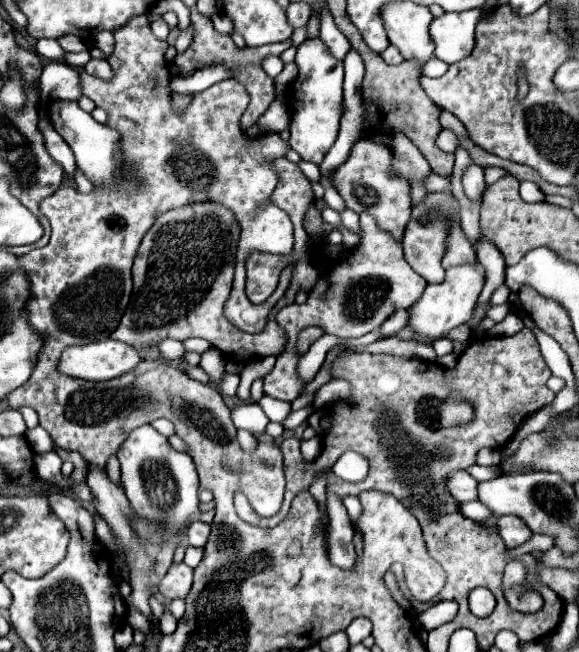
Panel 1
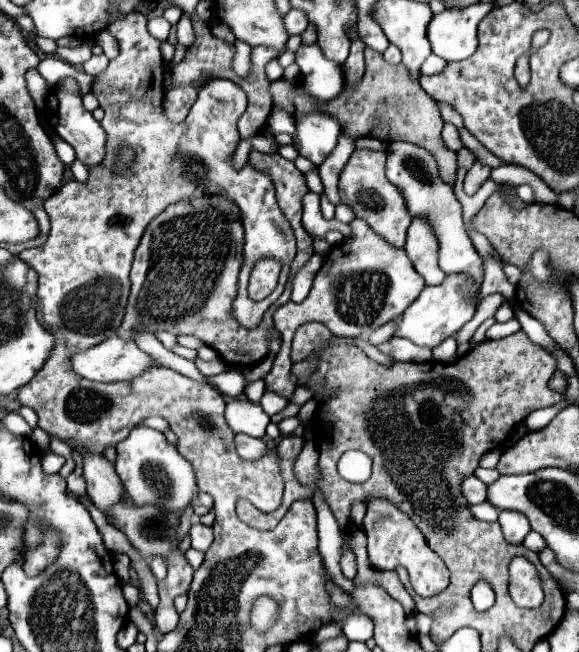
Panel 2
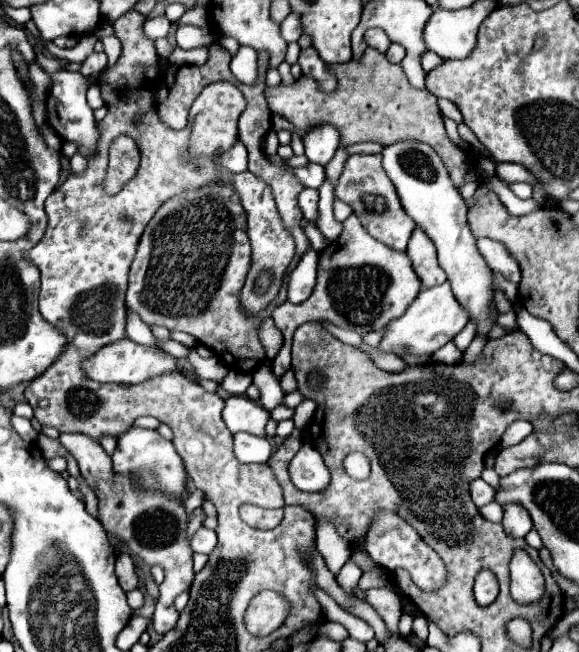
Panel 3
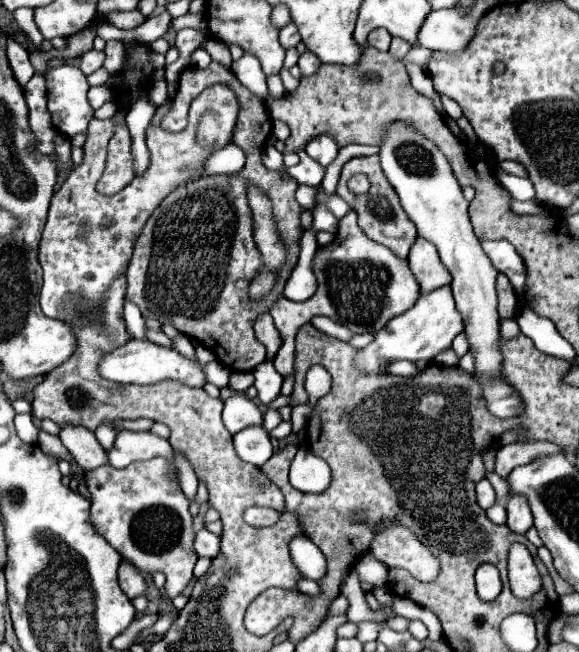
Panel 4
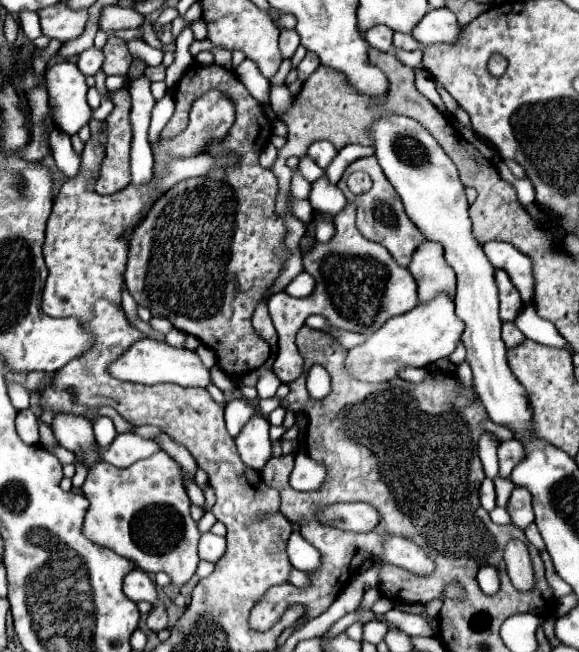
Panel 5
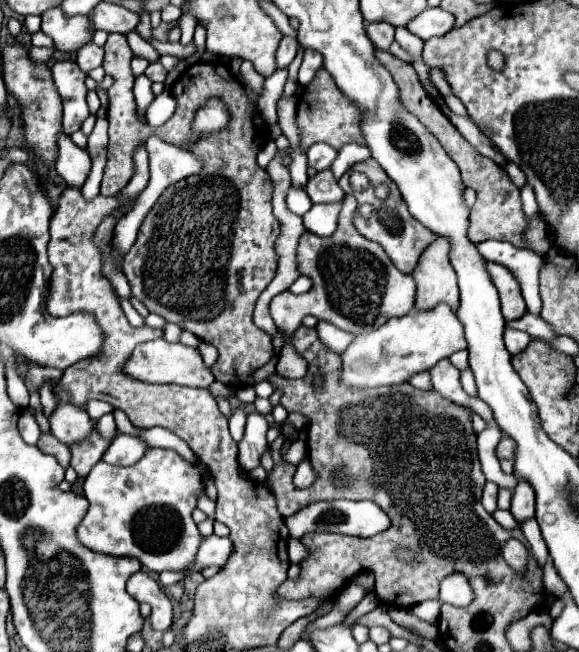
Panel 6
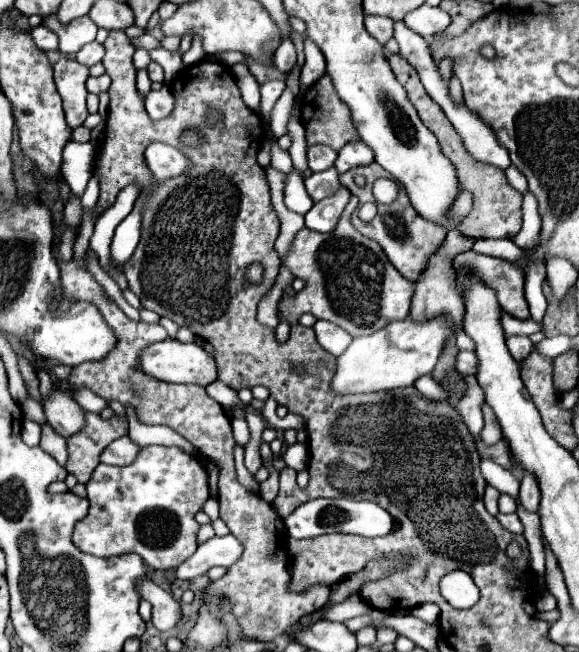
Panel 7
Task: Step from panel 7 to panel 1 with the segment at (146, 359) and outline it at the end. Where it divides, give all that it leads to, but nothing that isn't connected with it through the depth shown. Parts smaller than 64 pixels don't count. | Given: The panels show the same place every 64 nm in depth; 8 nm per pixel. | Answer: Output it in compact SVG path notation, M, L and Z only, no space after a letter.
M106 338L84 346L68 346L58 360L58 372L62 372L64 376L96 382L96 380L110 380L112 376L122 376L124 372L130 372L138 362L140 362L140 354L132 346Z

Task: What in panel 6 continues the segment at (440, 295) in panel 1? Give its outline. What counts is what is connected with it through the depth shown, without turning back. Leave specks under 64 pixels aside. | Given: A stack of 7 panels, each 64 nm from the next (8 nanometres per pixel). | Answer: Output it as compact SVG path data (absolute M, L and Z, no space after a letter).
M438 304L432 310L412 310L366 336L358 336L342 354L342 378L344 384L354 388L402 384L408 382L408 376L430 370L438 360L450 358L464 348L464 326L448 304Z

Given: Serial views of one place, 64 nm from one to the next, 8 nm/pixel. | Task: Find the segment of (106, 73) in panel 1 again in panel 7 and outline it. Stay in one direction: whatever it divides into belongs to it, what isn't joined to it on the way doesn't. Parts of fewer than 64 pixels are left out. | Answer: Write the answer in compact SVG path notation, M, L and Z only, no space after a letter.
M98 42L86 44L86 46L76 54L76 60L78 60L80 64L88 66L88 68L94 66L94 64L98 64L98 62L102 62L102 58L104 58L104 46L98 44Z

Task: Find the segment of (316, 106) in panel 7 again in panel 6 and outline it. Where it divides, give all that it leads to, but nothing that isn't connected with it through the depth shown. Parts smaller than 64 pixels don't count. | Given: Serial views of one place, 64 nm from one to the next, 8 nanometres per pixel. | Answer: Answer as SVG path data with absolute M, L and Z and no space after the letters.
M320 68L312 78L312 82L304 88L304 94L298 104L296 114L296 126L300 132L298 148L306 152L316 142L326 142L336 150L340 150L348 142L364 144L364 134L360 130L360 116L362 116L360 108L356 108L356 104L346 94L340 92L334 78L324 68Z

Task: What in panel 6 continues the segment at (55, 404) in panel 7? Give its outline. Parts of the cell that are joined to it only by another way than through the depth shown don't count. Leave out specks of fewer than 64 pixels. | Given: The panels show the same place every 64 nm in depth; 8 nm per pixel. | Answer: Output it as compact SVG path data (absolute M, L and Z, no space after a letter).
M58 404L50 416L52 436L56 436L66 446L86 440L92 432L92 424L94 422L86 410L68 404Z

